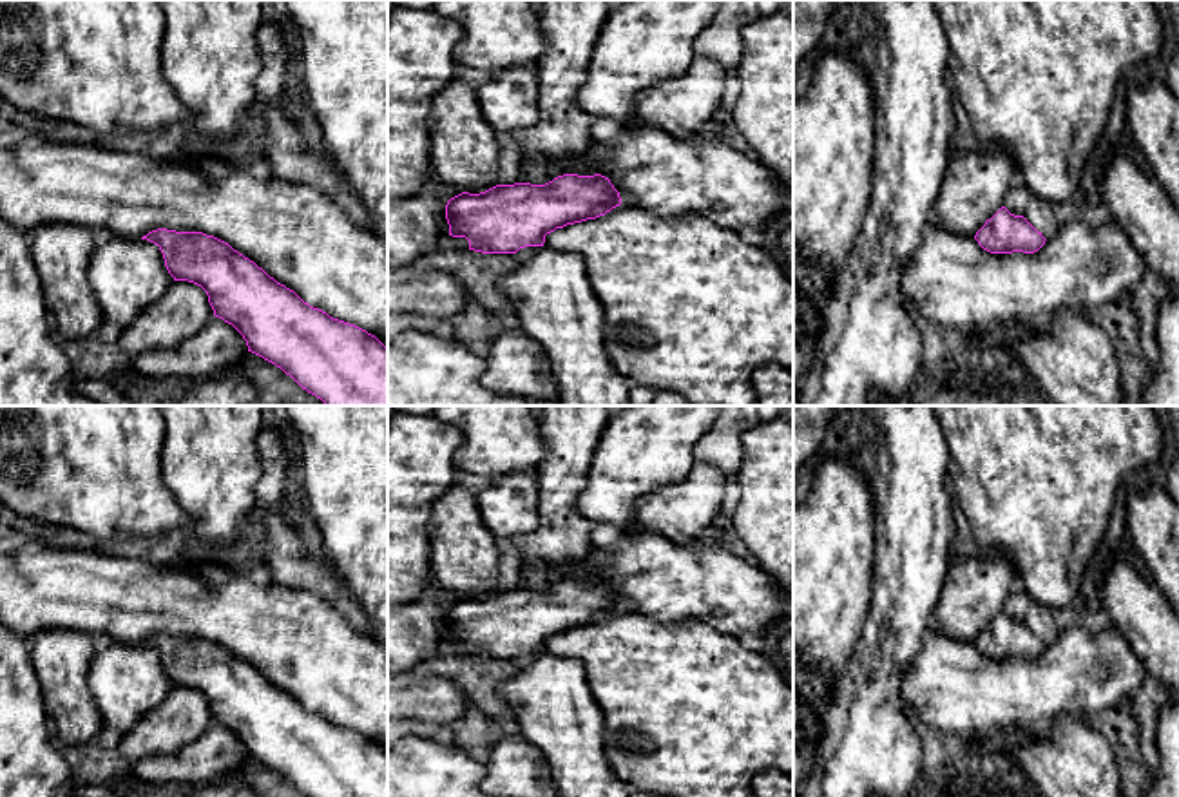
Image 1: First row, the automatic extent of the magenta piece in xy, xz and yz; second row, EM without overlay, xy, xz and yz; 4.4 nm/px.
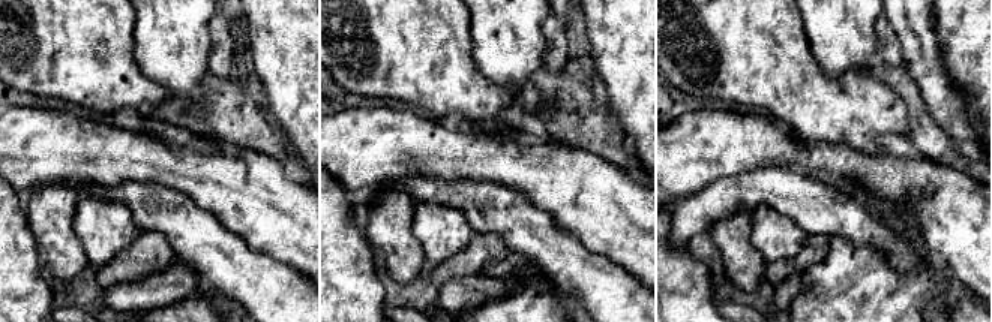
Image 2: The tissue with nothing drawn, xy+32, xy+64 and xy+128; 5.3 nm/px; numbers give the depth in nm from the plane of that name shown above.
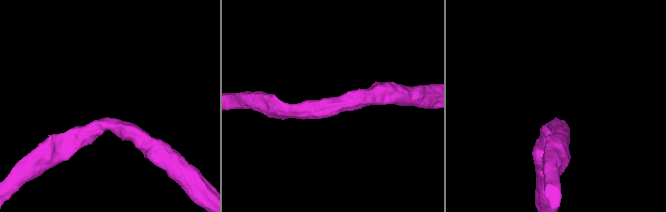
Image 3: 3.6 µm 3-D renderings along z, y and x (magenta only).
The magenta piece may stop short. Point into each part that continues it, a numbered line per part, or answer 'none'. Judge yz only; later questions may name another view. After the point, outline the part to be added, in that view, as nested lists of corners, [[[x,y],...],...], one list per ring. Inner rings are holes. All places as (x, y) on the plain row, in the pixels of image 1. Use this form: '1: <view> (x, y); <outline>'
none

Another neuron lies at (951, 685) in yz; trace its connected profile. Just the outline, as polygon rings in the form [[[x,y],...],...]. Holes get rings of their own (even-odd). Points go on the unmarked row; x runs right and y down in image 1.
[[[1114,625],[1103,630],[1059,630],[1034,659],[991,659],[973,641],[927,629],[918,656],[904,672],[900,692],[911,714],[925,725],[951,734],[983,735],[1003,728],[1030,728],[1078,710],[1088,715],[1103,712],[1130,699],[1146,676],[1146,667]]]

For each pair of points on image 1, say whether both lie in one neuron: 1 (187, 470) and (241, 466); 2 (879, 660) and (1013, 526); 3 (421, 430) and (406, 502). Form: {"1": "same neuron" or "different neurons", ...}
{"1": "same neuron", "2": "different neurons", "3": "same neuron"}

